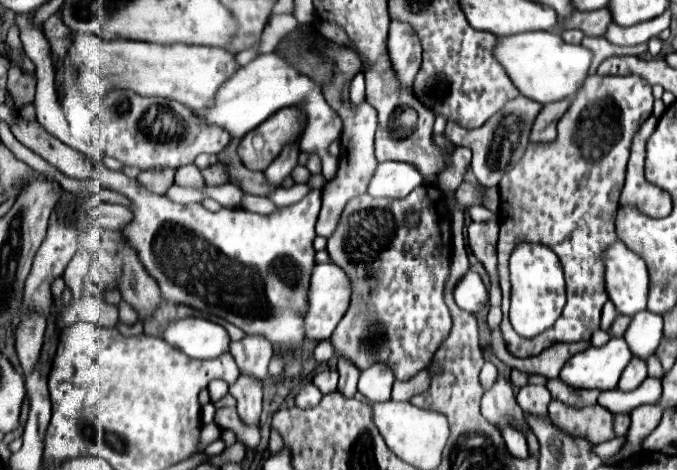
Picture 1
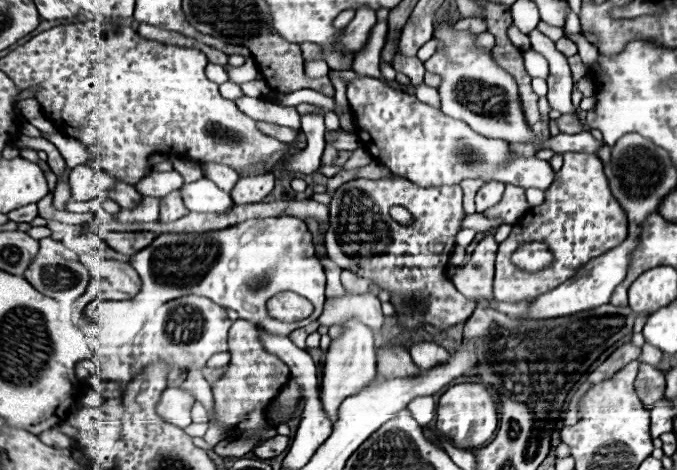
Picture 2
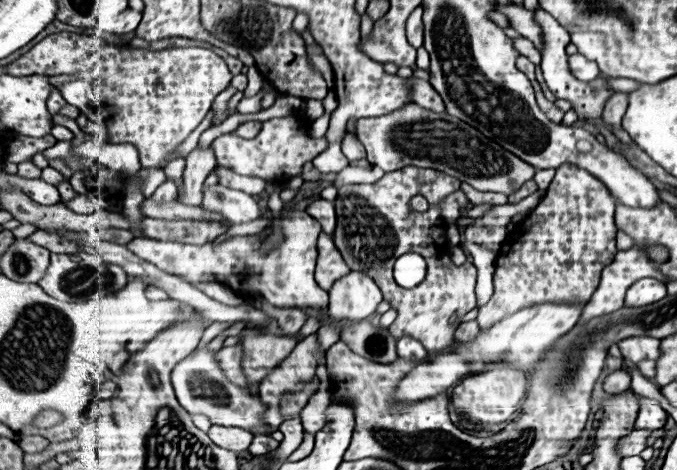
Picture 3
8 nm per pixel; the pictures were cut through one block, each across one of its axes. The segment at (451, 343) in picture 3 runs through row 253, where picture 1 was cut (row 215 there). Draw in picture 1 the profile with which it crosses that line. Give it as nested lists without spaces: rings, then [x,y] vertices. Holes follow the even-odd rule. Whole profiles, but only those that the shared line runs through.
[[[426,188],[412,190],[406,198],[374,198],[356,196],[352,198],[340,216],[336,232],[328,238],[328,254],[334,264],[338,264],[352,284],[350,308],[334,330],[330,342],[334,354],[346,356],[358,370],[370,368],[372,364],[388,364],[396,380],[410,380],[422,368],[428,368],[436,350],[448,336],[452,328],[452,316],[444,302],[444,286],[450,276],[450,256],[452,256],[452,232],[448,230],[450,212],[446,208],[440,190],[430,188],[430,204]],[[416,212],[418,222],[406,226],[406,214]]]

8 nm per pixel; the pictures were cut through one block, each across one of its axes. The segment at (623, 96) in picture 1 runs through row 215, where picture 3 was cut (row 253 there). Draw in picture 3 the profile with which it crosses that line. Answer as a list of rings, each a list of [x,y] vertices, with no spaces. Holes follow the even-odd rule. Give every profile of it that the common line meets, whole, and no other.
[[[564,164],[564,168],[556,170],[556,176],[540,200],[540,204],[524,218],[522,226],[516,226],[514,232],[508,234],[508,240],[502,244],[502,250],[496,258],[494,272],[494,294],[488,304],[480,306],[478,324],[488,330],[498,320],[512,316],[522,308],[530,308],[534,304],[578,304],[584,306],[600,284],[600,272],[608,266],[616,256],[616,226],[614,226],[614,206],[616,200],[596,180],[588,176],[582,168],[572,168],[572,164]]]

